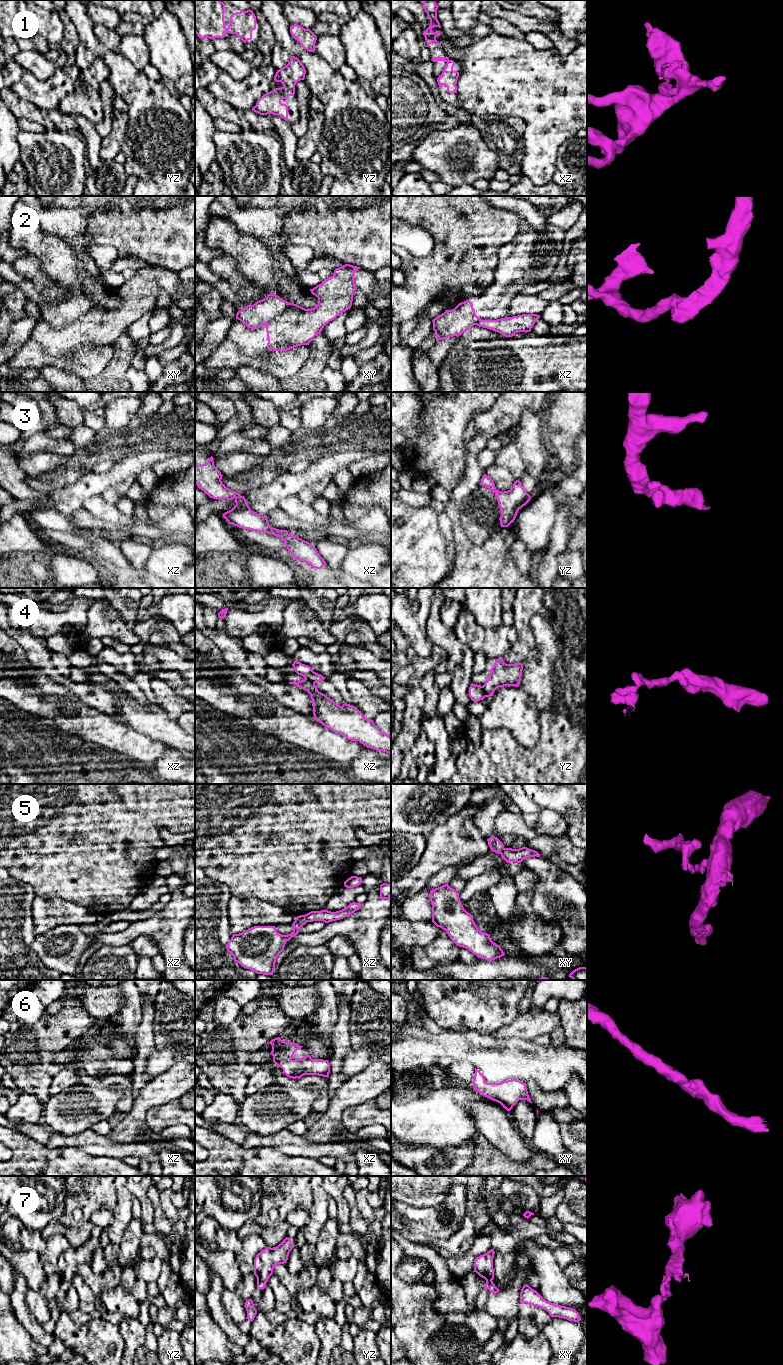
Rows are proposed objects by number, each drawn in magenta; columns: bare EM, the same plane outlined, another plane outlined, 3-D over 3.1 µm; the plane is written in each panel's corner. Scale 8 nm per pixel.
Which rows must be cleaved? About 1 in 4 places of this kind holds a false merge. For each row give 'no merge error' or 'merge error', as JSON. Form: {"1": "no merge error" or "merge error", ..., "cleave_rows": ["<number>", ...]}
{"1": "merge error", "2": "merge error", "3": "no merge error", "4": "merge error", "5": "merge error", "6": "no merge error", "7": "merge error", "cleave_rows": ["1", "2", "4", "5", "7"]}

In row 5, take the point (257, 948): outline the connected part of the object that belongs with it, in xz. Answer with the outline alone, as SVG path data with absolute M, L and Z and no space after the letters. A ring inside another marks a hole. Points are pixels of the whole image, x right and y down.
M305 915L297 916L292 924L293 932L288 935L278 933L275 926L254 926L233 934L226 949L242 967L257 974L273 975L276 959L286 942L296 936L306 923Z

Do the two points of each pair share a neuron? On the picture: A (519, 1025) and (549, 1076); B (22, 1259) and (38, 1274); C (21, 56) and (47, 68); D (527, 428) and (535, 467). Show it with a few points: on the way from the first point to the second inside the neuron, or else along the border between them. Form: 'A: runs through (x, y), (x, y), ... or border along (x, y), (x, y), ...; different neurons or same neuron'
A: border along (505, 1038), (521, 1038), (532, 1041); different neurons
B: runs through (26, 1263), (34, 1271); same neuron
C: runs through (27, 60), (36, 63), (41, 68); same neuron
D: runs through (529, 438), (532, 457); same neuron

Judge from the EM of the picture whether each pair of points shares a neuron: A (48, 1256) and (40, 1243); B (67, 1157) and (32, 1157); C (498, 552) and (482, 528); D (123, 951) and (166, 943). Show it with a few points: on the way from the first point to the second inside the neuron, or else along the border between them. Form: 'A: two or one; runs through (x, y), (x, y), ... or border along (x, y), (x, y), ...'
A: two; border along (46, 1239), (46, 1248), (40, 1254)
B: one; runs through (58, 1158), (41, 1157)
C: two; border along (495, 531), (482, 544), (474, 544), (465, 534)
D: two; border along (106, 943), (129, 945)

